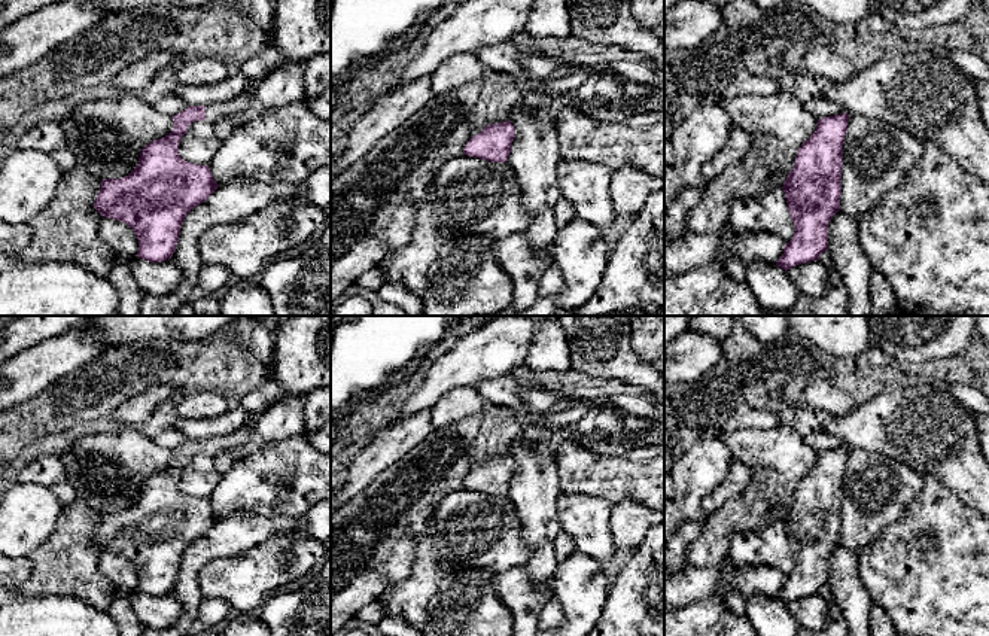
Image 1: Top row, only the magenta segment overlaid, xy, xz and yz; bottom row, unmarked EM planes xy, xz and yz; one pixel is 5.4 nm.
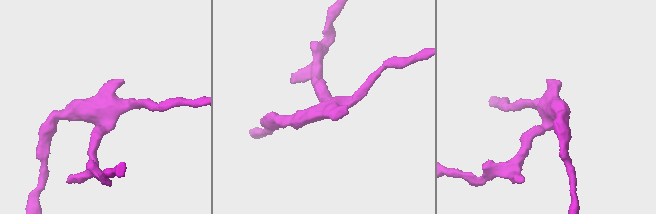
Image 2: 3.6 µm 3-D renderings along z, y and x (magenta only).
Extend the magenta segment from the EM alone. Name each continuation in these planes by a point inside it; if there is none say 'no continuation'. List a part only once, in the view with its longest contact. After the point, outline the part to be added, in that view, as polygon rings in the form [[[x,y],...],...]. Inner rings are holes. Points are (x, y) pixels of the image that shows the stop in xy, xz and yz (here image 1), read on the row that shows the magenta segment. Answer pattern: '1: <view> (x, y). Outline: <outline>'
1: xy (213, 112). Outline: [[[264,77],[253,79],[250,85],[250,91],[231,101],[206,106],[206,121],[213,124],[220,118],[243,115],[243,112],[250,106],[262,79]]]

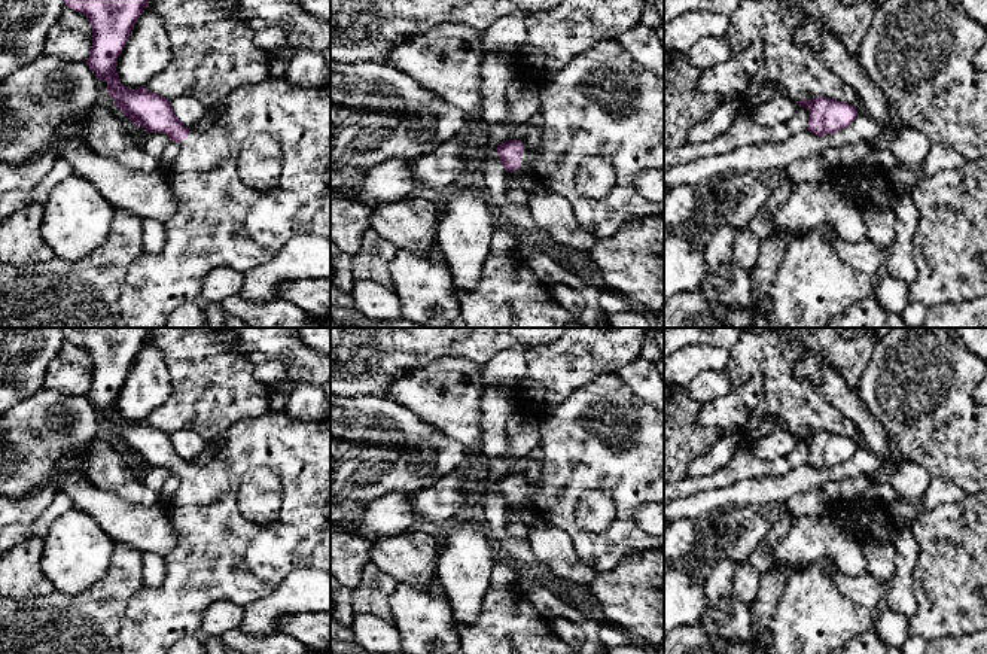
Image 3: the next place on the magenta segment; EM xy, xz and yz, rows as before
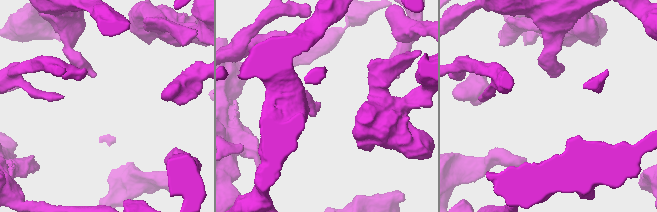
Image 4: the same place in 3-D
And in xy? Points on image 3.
1: xy (219, 221). Outline: [[[268,77],[237,86],[228,95],[223,115],[207,131],[191,128],[188,139],[179,143],[179,155],[167,179],[177,210],[165,223],[162,250],[143,252],[128,267],[119,295],[121,316],[128,328],[164,328],[185,302],[201,302],[204,279],[216,267],[247,273],[269,264],[295,235],[322,235],[330,240],[330,83],[299,88],[284,77]],[[255,133],[274,136],[283,150],[278,185],[266,192],[249,188],[238,173],[240,147]]]

